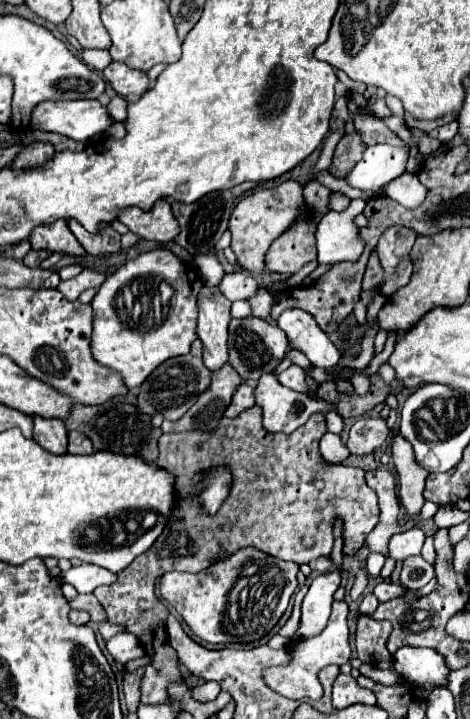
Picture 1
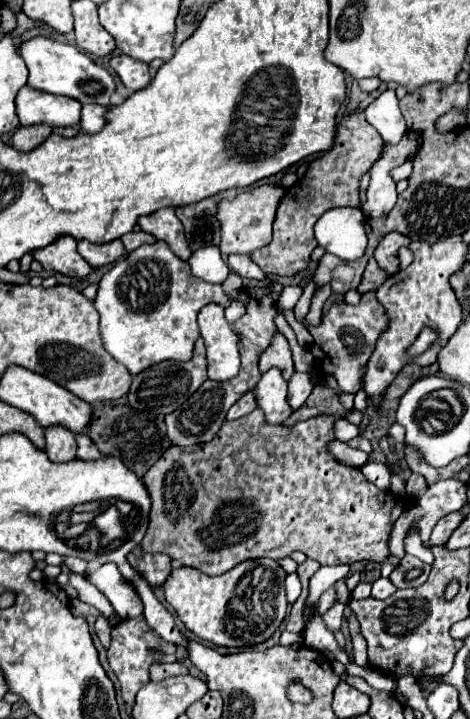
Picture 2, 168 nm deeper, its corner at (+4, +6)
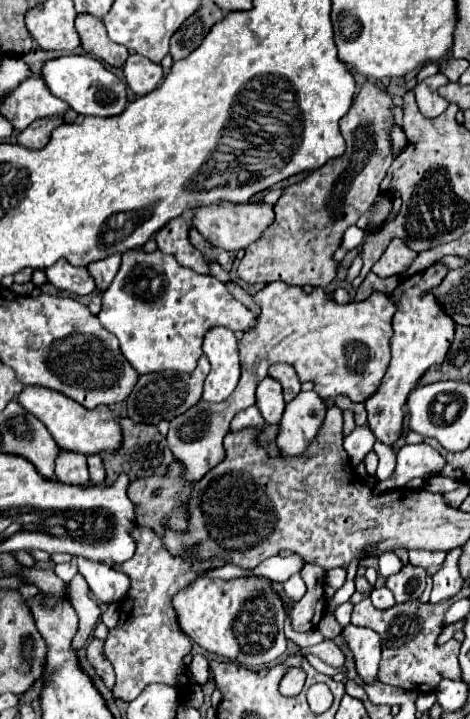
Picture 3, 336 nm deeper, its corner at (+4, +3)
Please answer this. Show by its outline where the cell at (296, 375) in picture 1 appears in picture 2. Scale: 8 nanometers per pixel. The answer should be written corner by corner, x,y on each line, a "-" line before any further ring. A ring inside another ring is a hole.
294,373
292,381
288,383
288,403
294,411
304,405
312,387
314,387
314,383
312,383
308,373

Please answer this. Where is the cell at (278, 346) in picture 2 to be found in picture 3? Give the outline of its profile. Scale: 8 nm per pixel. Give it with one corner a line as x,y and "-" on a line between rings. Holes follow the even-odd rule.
274,364
274,366
270,366
268,374
282,384
286,402
290,402
300,392
300,378
290,364

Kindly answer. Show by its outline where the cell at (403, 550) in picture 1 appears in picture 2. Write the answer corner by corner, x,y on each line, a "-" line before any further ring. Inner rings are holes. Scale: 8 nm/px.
412,531
408,537
406,537
406,553
414,553
418,559
422,559
424,563
432,565
432,553
430,549
426,549
420,541
420,535
416,531

